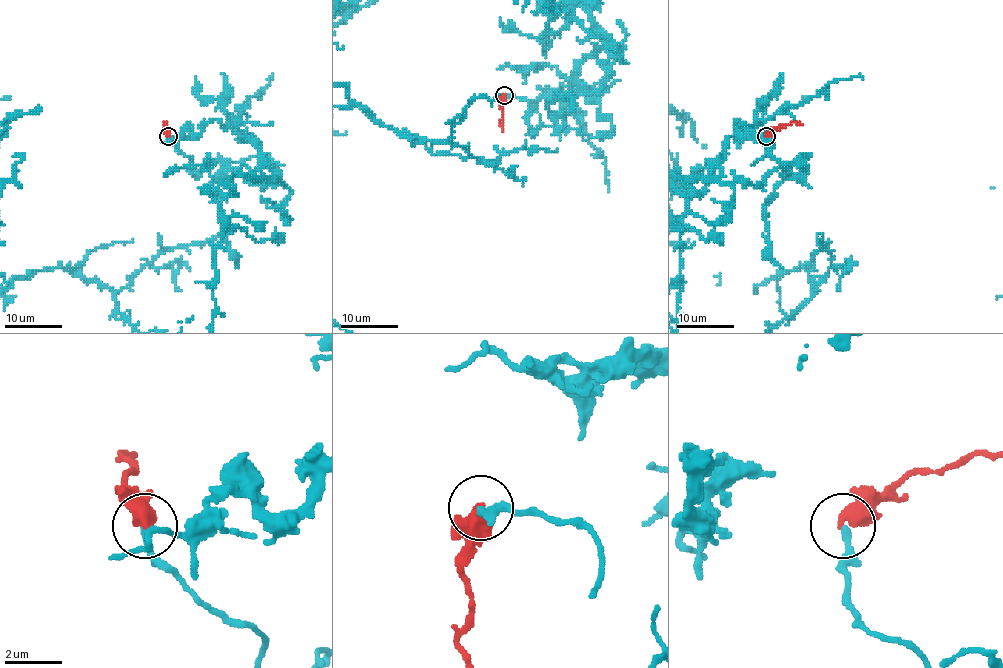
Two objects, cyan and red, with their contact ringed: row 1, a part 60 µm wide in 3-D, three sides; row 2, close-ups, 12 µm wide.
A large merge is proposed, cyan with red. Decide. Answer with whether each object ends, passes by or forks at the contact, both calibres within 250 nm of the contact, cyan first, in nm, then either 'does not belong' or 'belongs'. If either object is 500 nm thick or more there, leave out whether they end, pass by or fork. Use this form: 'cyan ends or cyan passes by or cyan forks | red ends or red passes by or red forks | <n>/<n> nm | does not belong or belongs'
240/550 nm | belongs

